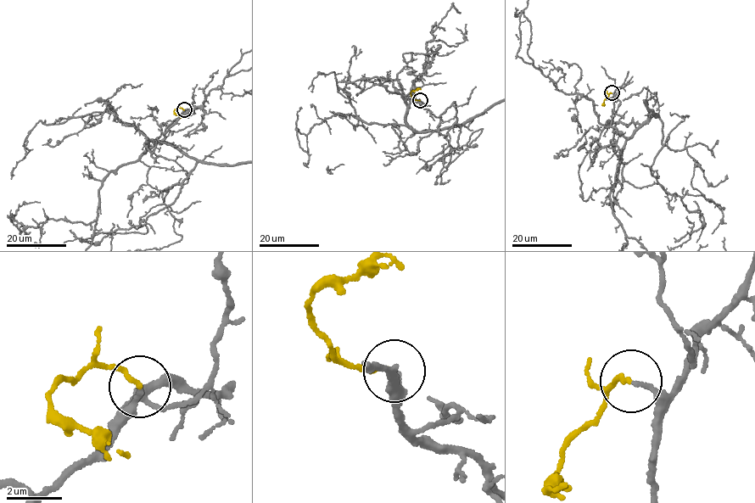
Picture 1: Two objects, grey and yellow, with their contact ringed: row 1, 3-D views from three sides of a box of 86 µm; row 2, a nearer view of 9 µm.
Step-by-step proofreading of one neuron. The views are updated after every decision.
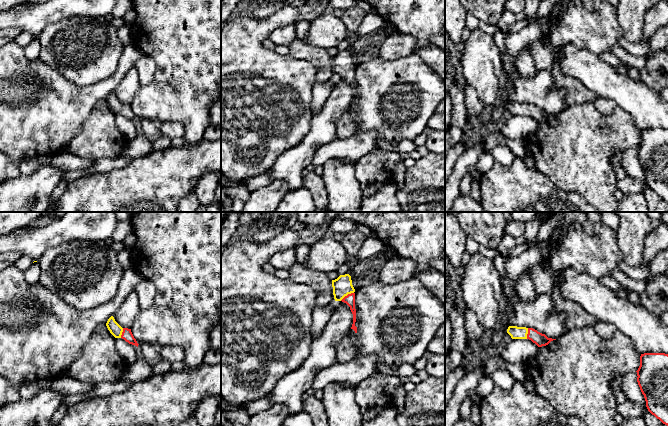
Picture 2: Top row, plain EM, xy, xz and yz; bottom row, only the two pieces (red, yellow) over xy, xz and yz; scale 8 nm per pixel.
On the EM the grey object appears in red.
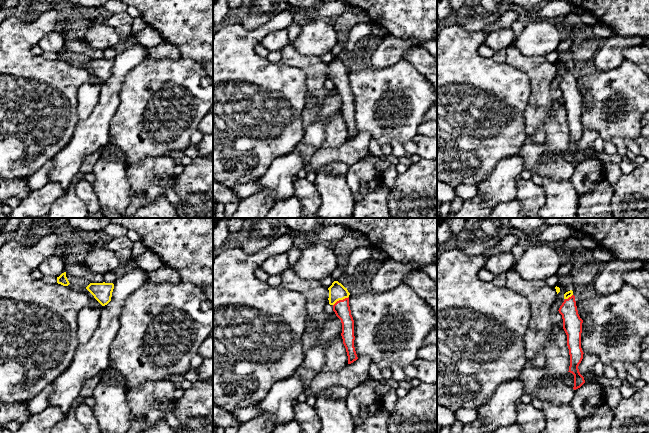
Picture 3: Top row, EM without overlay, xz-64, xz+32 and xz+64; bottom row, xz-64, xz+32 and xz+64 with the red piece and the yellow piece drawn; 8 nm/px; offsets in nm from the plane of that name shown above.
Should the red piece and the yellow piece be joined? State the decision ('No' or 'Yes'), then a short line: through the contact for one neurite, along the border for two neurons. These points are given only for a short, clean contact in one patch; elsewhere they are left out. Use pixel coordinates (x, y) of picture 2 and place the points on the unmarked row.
Yes. Line: xz (350, 74), (347, 71), (342, 62)

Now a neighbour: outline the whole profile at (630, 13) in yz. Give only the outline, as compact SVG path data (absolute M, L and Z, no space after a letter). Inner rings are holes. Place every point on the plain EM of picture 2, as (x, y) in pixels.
M619 0L616 6L623 37L632 43L644 42L644 17L649 8L660 0Z

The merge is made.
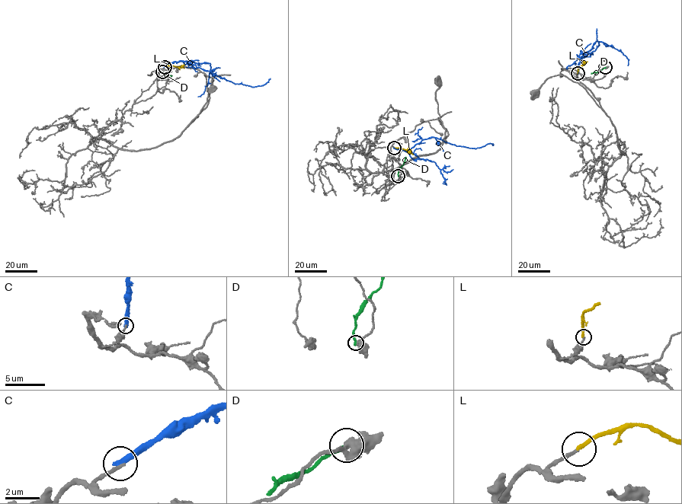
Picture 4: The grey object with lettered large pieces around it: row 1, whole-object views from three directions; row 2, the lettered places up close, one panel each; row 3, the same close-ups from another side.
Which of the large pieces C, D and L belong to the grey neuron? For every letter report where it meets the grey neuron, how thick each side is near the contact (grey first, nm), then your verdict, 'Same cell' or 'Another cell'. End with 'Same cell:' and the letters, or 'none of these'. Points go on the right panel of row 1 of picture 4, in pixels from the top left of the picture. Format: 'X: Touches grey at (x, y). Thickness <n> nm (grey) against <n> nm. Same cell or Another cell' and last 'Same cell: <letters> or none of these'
C: Touches grey at (577, 73). Thickness 200 nm (grey) against 400 nm. Another cell
D: Touches grey at (605, 67). Thickness 380 nm (grey) against 240 nm. Another cell
L: Touches grey at (577, 73). Thickness 170 nm (grey) against 240 nm. Another cell
Same cell: none of these

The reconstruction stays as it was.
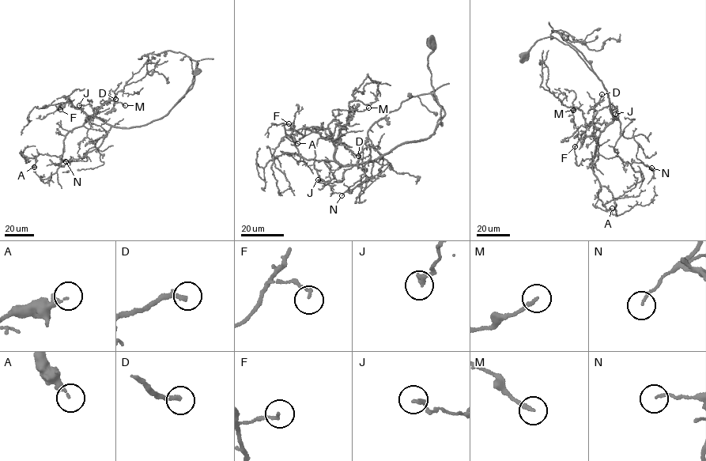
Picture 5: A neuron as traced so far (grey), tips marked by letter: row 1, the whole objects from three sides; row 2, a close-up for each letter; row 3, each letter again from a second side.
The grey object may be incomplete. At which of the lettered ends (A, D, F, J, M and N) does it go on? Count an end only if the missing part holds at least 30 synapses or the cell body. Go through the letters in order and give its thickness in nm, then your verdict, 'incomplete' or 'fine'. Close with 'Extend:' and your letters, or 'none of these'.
A: 280 nm thick; fine
D: 200 nm thick; incomplete
F: 130 nm thick; fine
J: 220 nm thick; fine
M: 180 nm thick; fine
N: 100 nm thick; fine
Extend: D

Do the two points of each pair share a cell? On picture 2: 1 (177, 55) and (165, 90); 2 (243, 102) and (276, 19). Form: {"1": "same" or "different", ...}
{"1": "same", "2": "same"}

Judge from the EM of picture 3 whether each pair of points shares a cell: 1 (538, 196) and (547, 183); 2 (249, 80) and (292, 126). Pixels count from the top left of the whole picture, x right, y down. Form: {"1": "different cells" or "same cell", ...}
{"1": "different cells", "2": "same cell"}

